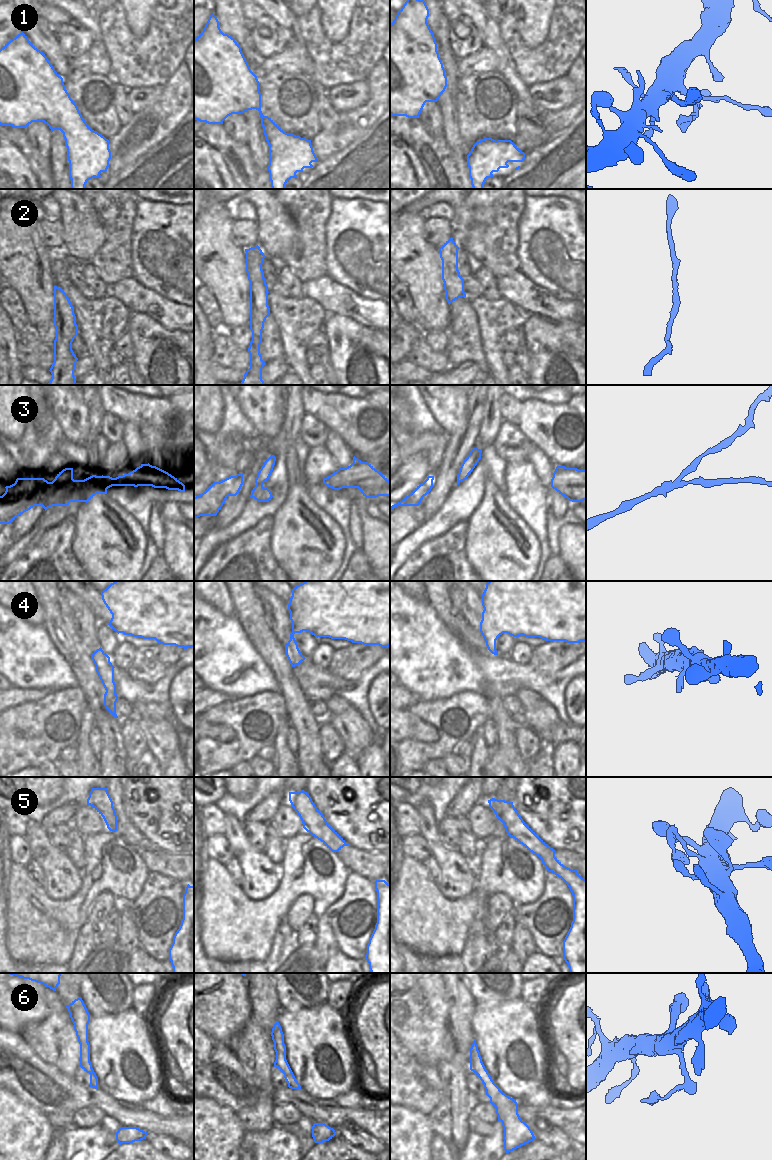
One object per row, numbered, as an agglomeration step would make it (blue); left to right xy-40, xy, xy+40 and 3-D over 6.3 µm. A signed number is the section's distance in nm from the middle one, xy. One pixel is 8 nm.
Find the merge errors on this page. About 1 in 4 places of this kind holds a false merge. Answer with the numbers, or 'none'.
1, 3, 6

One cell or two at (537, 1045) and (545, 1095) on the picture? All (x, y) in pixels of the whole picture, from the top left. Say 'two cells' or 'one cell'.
two cells

